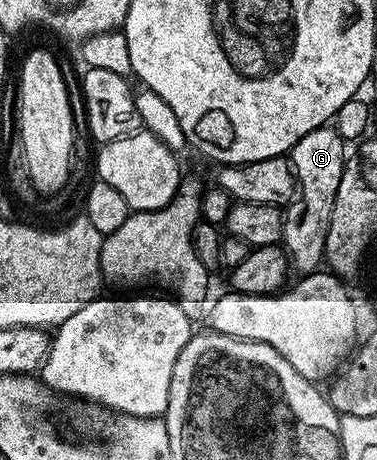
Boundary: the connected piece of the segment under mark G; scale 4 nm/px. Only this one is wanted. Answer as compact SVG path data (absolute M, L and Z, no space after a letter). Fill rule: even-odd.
M329 124L321 125L316 131L308 131L308 135L295 141L290 149L288 160L296 178L296 196L284 209L281 244L291 266L299 269L299 274L315 272L323 264L332 203L336 203L336 190L340 188L340 175L344 175L347 156L347 142Z

